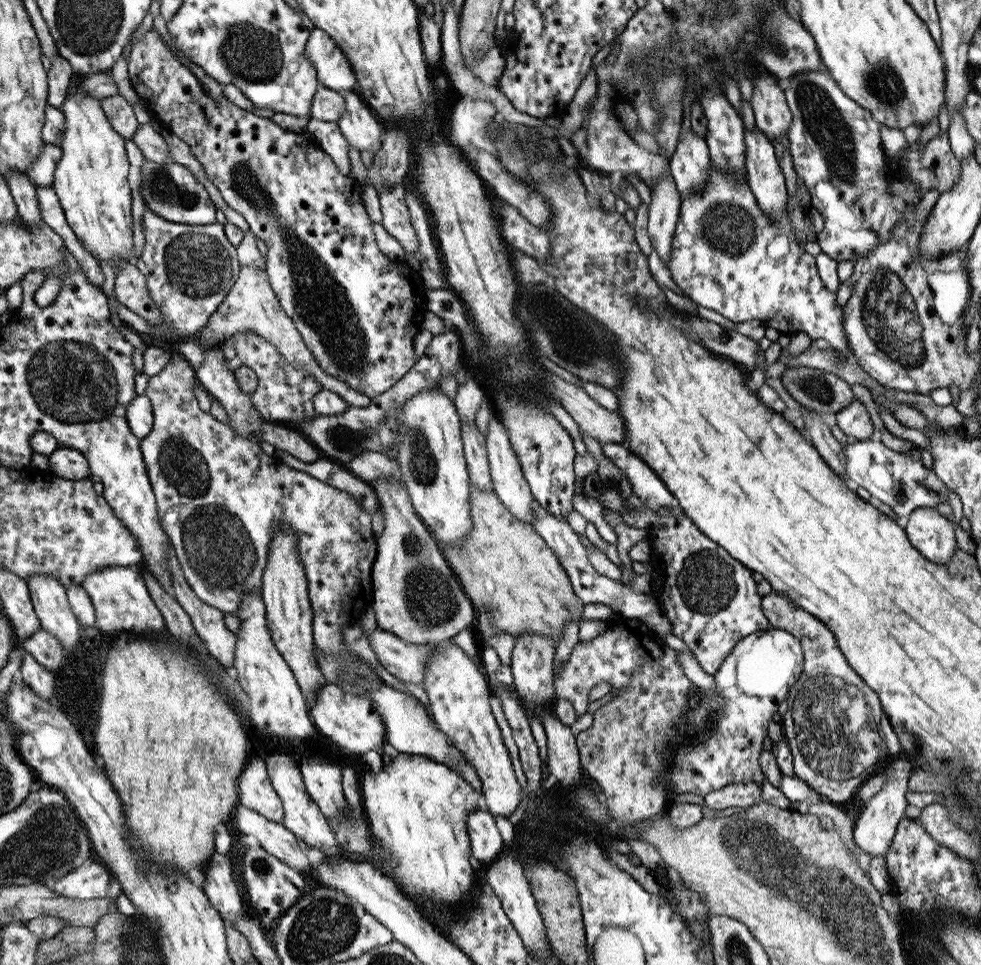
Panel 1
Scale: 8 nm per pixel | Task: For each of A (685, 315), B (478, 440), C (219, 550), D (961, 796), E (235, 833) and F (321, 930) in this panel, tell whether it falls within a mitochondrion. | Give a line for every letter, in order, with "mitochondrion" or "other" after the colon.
A: other
B: other
C: mitochondrion
D: mitochondrion
E: other
F: mitochondrion

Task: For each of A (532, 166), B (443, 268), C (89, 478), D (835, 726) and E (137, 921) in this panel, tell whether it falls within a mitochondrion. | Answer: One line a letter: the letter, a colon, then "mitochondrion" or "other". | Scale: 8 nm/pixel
A: mitochondrion
B: other
C: other
D: mitochondrion
E: other

